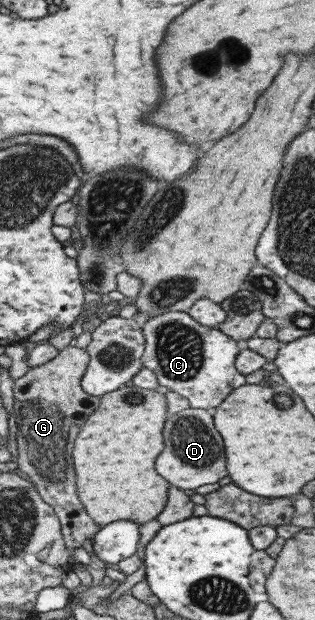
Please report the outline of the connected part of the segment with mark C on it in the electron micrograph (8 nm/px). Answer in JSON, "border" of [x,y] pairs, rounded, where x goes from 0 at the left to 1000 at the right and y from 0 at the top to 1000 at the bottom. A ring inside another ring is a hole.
{"border":[[[533,502],[521,506],[467,513],[441,524],[457,542],[457,566],[451,566],[451,590],[479,597],[495,608],[498,623],[527,623],[540,632],[581,639],[597,655],[619,660],[686,658],[705,644],[746,626],[768,623],[775,603],[762,603],[743,590],[743,582],[765,555],[705,539],[689,529],[629,523],[594,503]]]}

